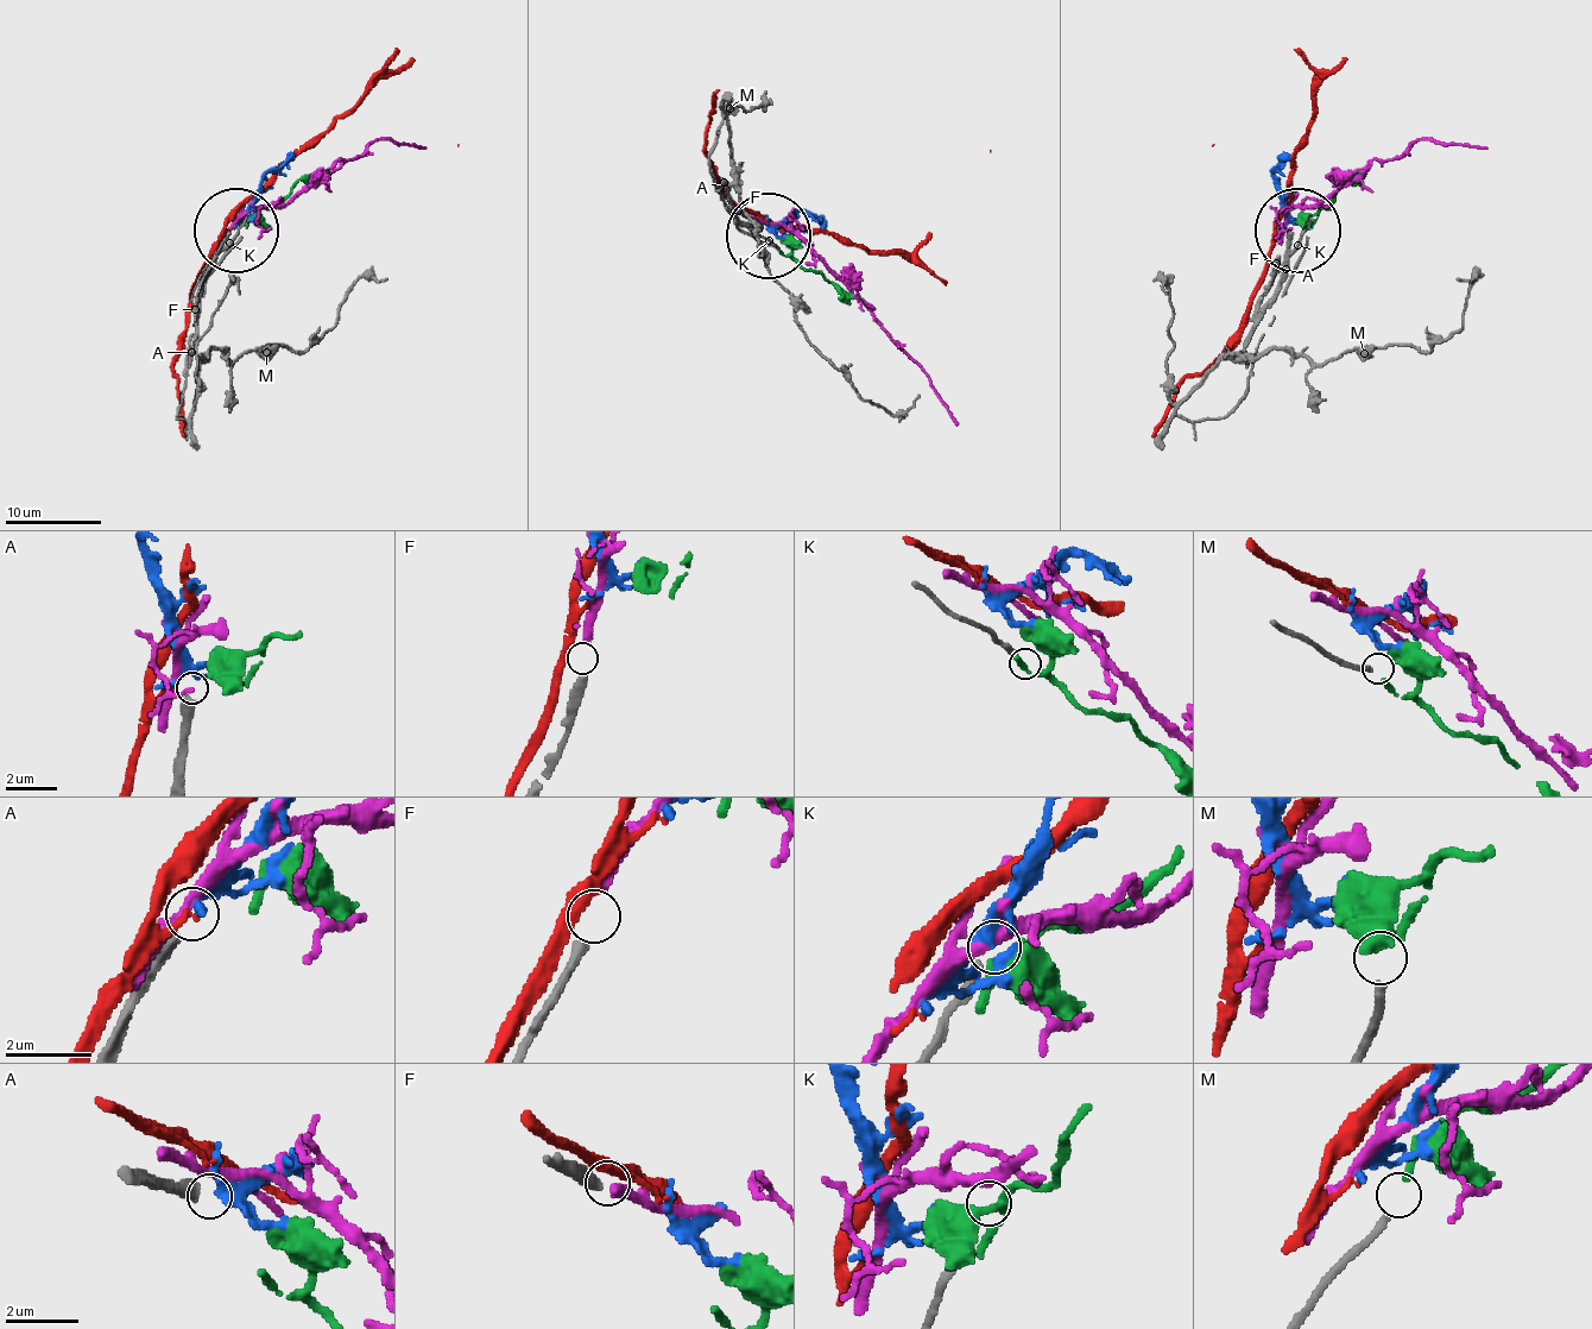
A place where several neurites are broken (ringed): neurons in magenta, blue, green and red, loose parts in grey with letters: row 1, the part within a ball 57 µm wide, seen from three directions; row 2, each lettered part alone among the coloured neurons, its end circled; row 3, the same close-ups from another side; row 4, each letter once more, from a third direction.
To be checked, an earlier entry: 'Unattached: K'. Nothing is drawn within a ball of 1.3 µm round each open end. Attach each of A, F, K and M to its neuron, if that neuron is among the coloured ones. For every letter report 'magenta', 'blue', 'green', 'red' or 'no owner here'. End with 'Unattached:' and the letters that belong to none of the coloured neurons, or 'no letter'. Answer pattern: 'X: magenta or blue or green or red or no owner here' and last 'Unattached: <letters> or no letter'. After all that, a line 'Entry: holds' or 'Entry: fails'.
A: blue
F: magenta
K: no owner here
M: green
Unattached: K
Entry: holds

